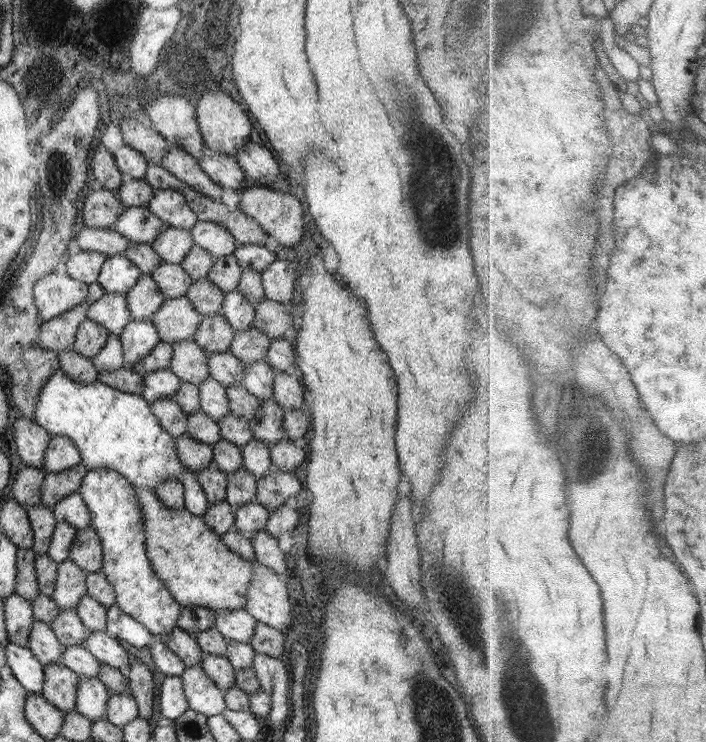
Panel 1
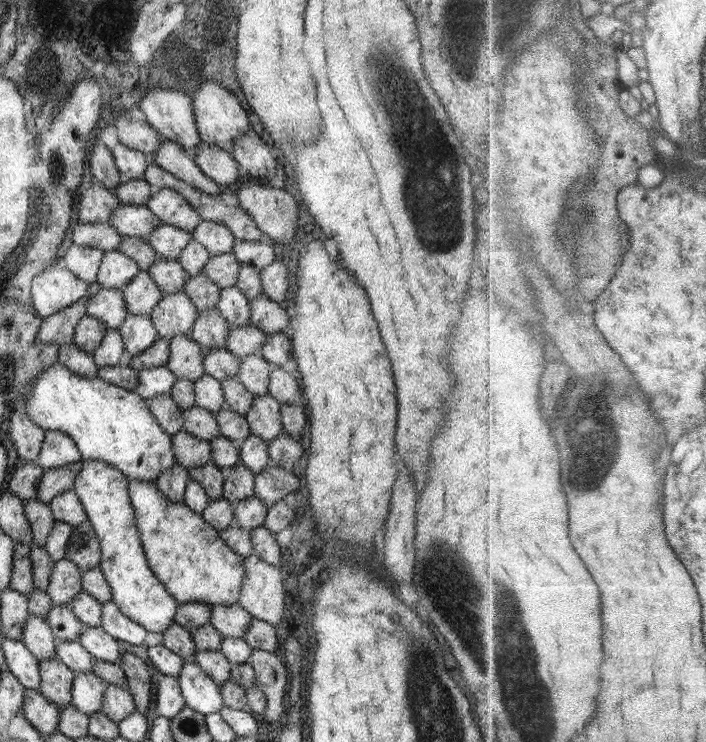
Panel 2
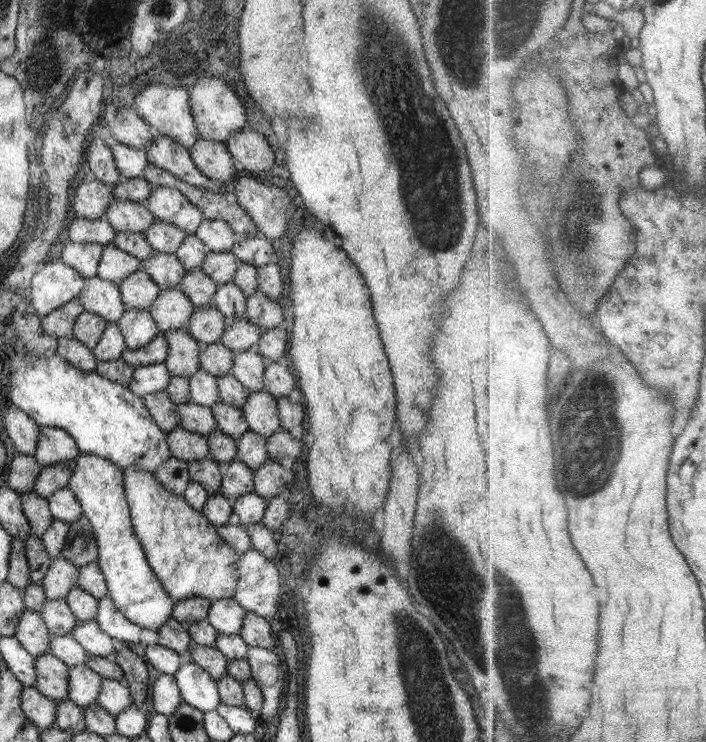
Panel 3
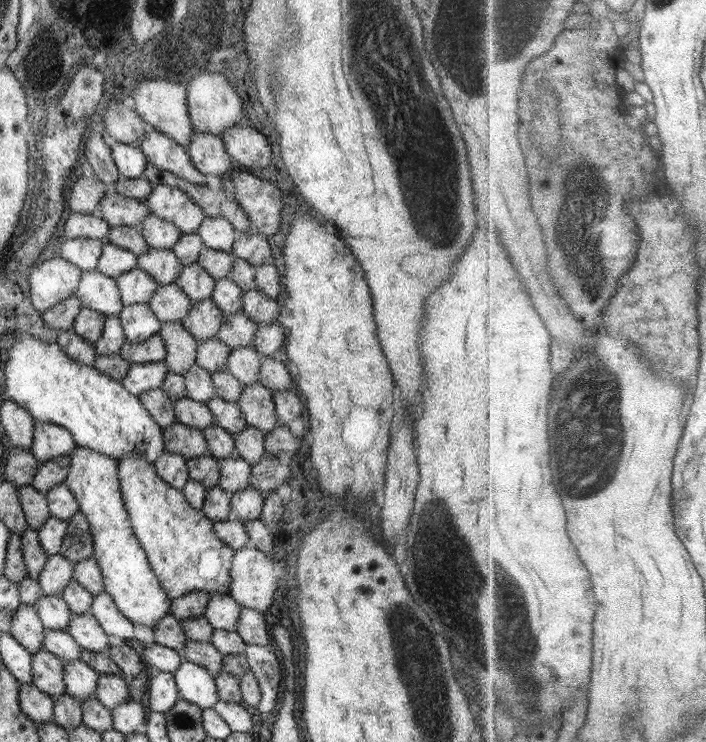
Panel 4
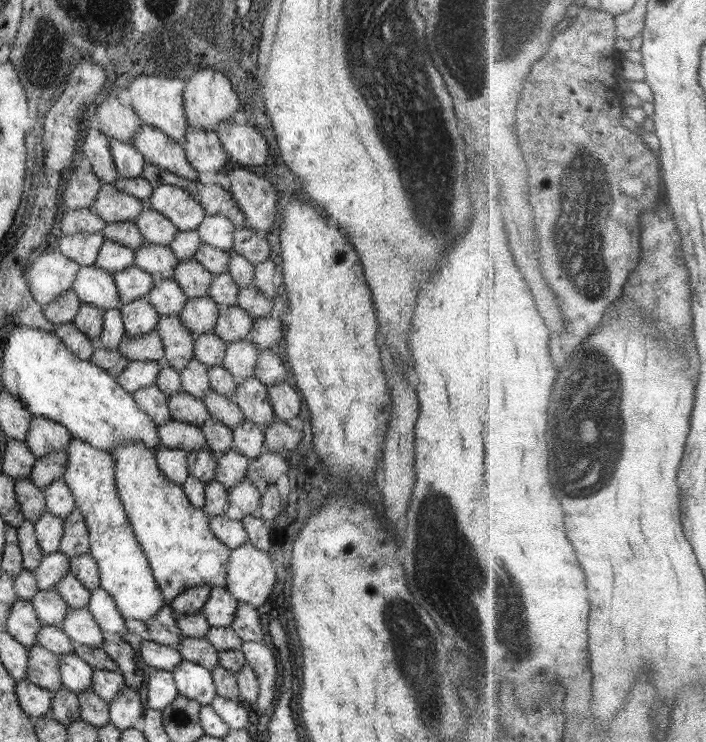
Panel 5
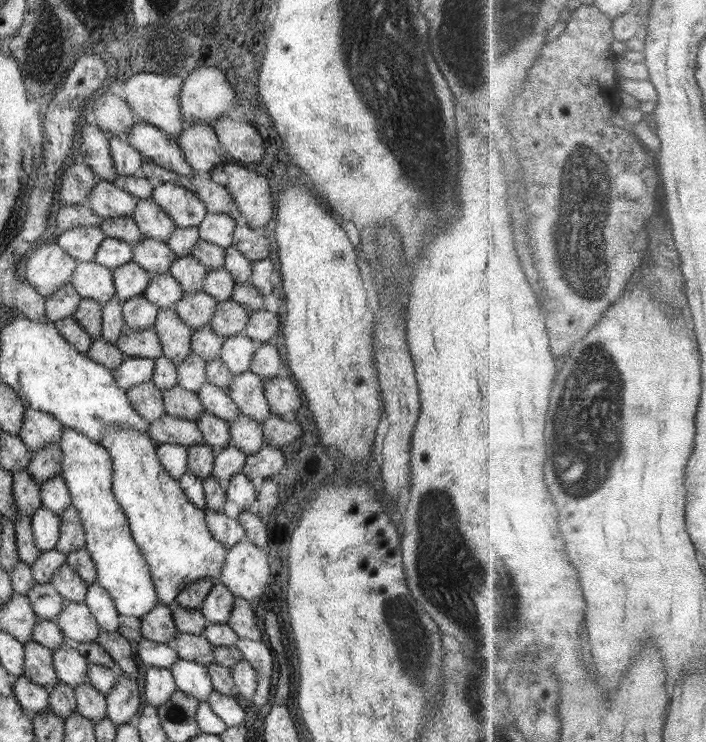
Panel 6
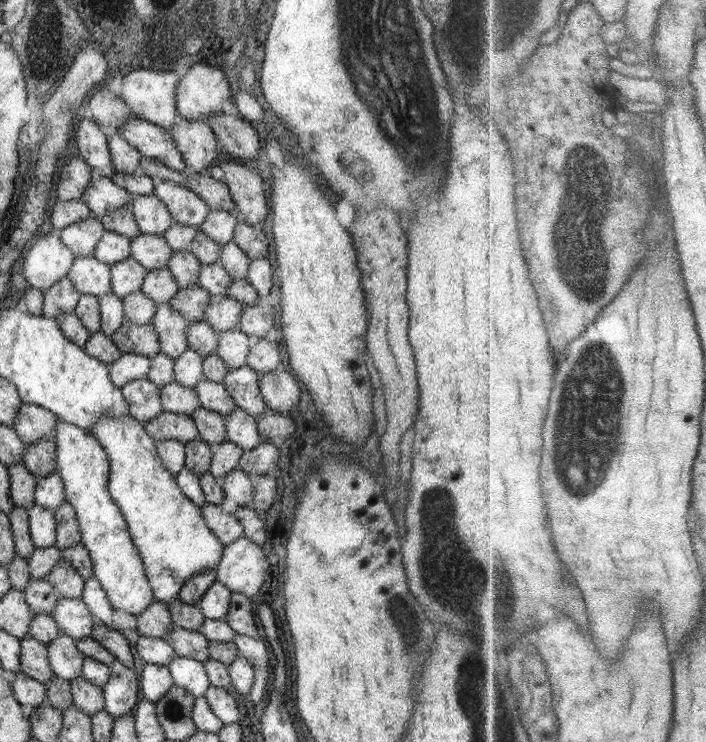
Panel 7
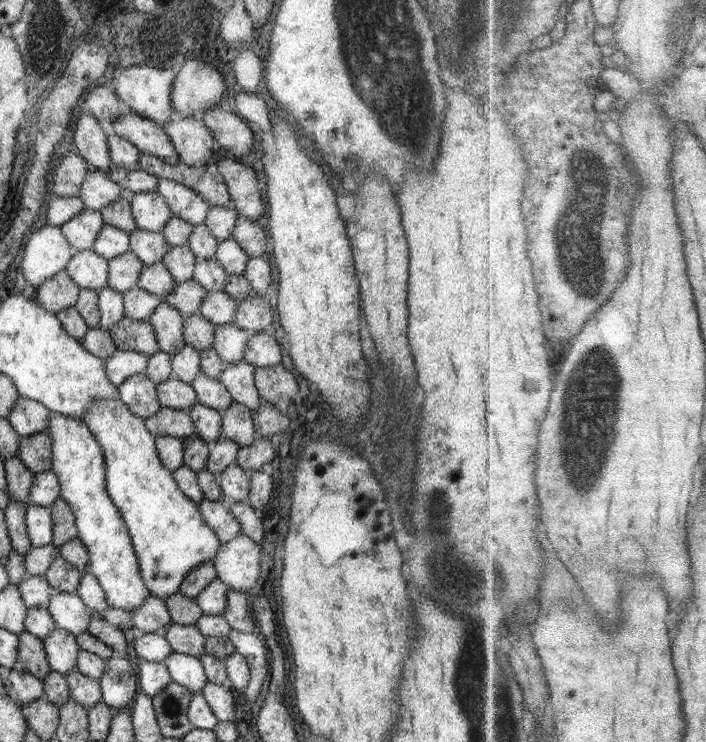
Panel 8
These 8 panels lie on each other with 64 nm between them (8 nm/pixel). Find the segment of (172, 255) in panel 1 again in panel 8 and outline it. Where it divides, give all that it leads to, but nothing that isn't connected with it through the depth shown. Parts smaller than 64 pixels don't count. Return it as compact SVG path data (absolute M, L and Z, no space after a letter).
M137 192L128 194L132 216L138 229L146 231L161 231L173 215L168 203L154 192Z

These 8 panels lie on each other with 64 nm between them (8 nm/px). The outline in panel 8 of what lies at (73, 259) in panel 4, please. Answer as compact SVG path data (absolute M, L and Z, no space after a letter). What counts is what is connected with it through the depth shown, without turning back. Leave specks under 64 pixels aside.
M86 208L62 224L60 230L68 239L70 246L77 251L82 251L93 248L94 241L98 238L98 233L104 225L101 211Z

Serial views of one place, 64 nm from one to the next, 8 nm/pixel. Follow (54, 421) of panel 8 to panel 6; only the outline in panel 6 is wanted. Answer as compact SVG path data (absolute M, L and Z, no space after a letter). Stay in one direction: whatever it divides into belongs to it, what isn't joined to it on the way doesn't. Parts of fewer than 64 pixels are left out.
M64 427L58 444L62 450L60 476L68 487L72 505L79 513L84 532L86 532L85 547L96 566L96 581L112 597L114 606L119 614L136 616L136 618L140 619L152 611L154 606L160 603L160 600L158 600L158 596L154 591L148 564L146 564L146 560L144 560L136 541L132 538L129 524L124 512L120 509L118 500L114 498L114 492L112 492L111 487L113 474L111 457L106 448L97 444L97 442L90 441L86 435L70 427Z

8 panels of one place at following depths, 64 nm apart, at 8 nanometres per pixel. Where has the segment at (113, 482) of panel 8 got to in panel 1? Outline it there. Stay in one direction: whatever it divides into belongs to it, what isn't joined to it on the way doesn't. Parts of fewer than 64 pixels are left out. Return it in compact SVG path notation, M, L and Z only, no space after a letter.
M136 487L138 507L141 510L144 532L146 532L146 554L156 576L182 607L204 607L212 611L246 608L246 590L252 581L252 562L232 552L201 516L191 514L187 509L173 510L160 502L155 489Z

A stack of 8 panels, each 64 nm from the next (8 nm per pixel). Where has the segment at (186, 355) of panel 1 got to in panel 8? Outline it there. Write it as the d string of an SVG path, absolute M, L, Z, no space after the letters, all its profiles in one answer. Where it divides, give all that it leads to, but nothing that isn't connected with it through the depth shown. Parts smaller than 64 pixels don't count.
M161 301L148 321L153 326L160 351L174 355L186 345L183 338L184 318L167 302Z

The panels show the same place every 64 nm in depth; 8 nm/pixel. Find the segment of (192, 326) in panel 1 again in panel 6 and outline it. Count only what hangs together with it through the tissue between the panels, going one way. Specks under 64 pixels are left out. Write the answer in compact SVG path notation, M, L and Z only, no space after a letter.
M158 273L151 277L143 296L157 308L174 309L174 303L182 299L184 292L178 281L169 273Z

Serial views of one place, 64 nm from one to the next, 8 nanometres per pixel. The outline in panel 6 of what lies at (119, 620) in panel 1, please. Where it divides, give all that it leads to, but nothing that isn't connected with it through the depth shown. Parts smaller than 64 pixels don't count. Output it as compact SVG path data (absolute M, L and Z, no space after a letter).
M98 582L87 586L86 599L84 603L88 606L90 612L94 615L99 628L108 632L116 632L120 627L118 615L119 612L114 606L114 601L104 588L100 587Z

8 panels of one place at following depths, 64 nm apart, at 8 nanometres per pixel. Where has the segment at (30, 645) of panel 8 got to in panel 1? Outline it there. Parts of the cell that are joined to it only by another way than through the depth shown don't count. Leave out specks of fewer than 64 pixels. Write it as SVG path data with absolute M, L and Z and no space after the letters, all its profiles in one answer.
M60 662L44 665L44 676L44 699L62 712L76 710L79 676Z

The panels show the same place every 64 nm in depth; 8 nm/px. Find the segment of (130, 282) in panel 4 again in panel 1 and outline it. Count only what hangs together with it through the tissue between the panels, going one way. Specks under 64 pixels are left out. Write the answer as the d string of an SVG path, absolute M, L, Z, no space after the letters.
M142 273L138 282L125 294L131 320L152 320L154 312L164 303L156 281L148 274Z

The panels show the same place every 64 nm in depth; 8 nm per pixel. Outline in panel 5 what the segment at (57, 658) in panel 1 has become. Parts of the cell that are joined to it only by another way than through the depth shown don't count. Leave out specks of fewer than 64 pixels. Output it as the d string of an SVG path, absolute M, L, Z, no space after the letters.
M16 599L8 611L4 630L24 647L30 648L38 644L40 627L41 620L36 616L32 601Z

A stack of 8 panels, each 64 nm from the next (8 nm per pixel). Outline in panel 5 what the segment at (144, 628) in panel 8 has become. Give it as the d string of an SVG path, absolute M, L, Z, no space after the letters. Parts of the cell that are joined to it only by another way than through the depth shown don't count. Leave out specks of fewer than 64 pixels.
M164 604L164 607L158 611L158 615L148 619L145 624L152 642L172 647L178 651L183 634L178 628L175 615L170 605Z

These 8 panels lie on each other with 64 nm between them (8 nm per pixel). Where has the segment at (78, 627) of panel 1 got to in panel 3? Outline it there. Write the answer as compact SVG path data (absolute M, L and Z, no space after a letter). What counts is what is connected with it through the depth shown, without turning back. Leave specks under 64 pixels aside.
M48 599L39 613L51 635L70 635L78 625L77 618L64 599Z

